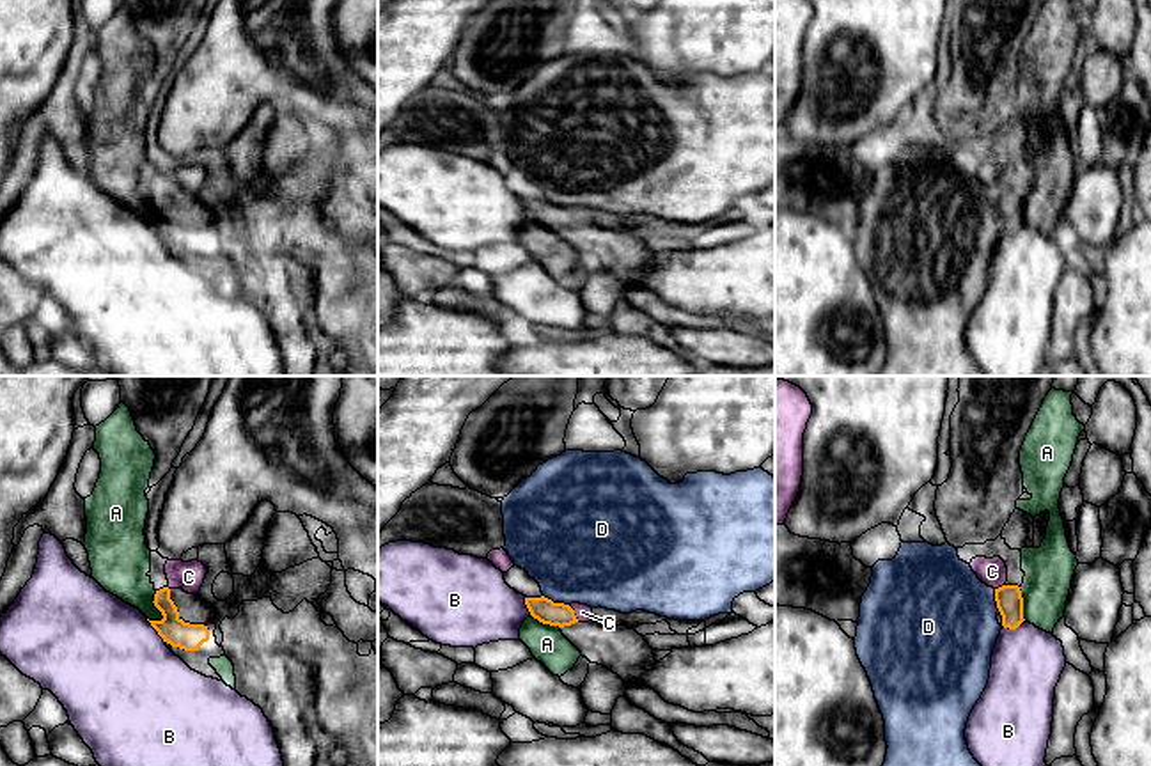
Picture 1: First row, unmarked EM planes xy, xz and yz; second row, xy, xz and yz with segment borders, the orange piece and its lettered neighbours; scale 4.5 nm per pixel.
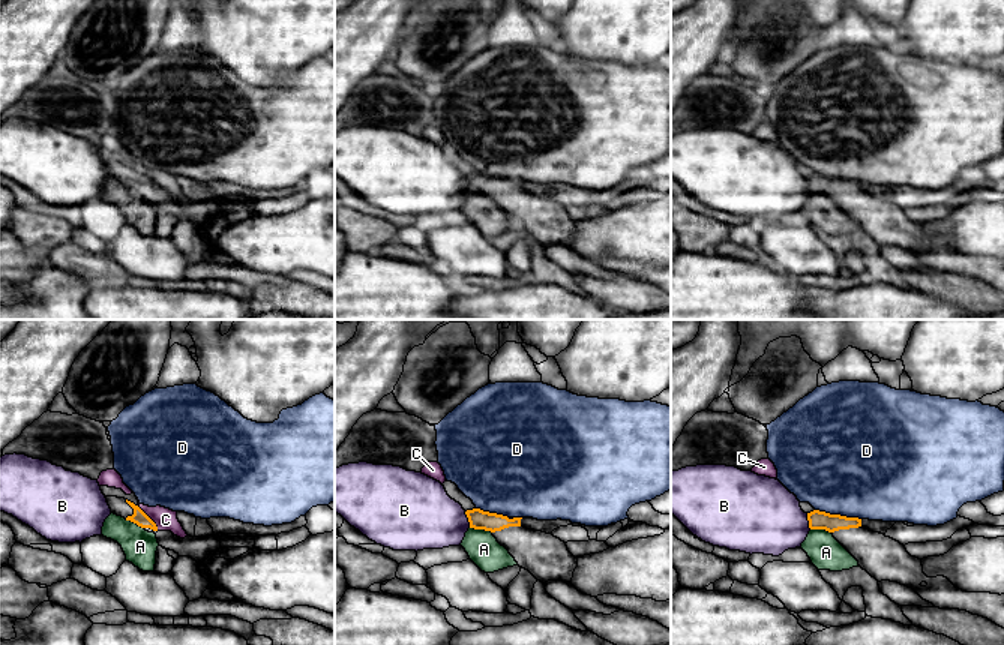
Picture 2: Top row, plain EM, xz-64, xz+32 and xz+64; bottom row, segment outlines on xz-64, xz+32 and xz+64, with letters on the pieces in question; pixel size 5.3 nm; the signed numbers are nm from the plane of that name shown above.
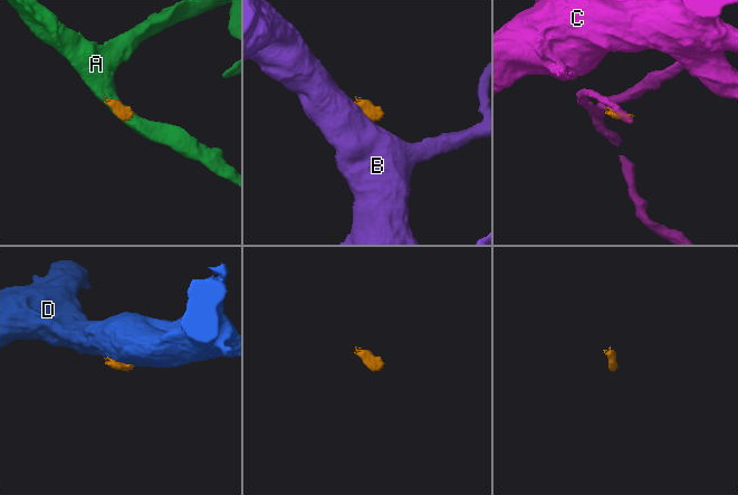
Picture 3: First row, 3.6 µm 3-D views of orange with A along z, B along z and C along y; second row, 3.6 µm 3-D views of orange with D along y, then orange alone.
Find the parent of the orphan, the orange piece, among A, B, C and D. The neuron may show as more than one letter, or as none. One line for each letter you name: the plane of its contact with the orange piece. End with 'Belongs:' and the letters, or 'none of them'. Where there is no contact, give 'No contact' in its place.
Belongs: none of them

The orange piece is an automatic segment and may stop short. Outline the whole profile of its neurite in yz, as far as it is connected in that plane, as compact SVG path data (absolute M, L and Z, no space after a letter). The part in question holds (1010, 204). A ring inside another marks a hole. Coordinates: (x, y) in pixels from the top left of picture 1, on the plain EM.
M1002 188L995 192L997 211L1002 218L1002 229L1016 232L1023 222L1023 200L1018 188Z

